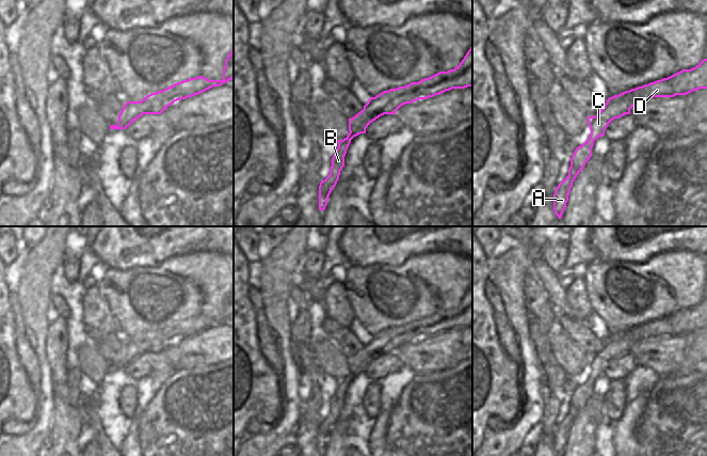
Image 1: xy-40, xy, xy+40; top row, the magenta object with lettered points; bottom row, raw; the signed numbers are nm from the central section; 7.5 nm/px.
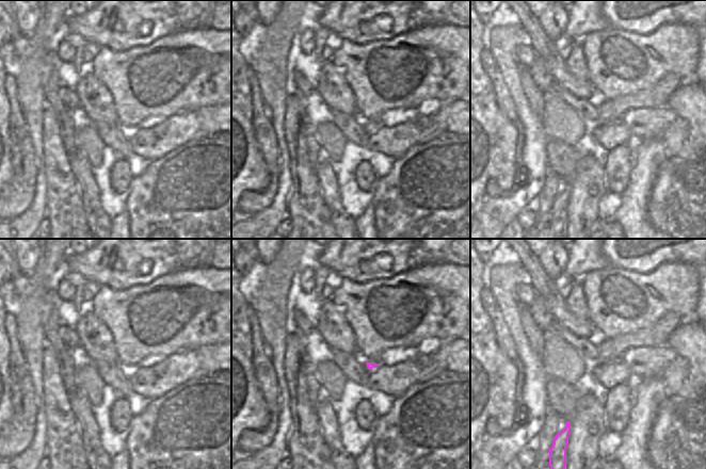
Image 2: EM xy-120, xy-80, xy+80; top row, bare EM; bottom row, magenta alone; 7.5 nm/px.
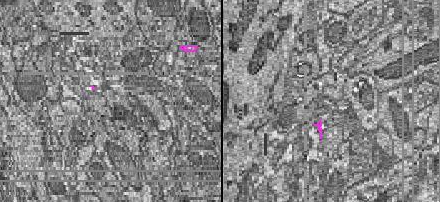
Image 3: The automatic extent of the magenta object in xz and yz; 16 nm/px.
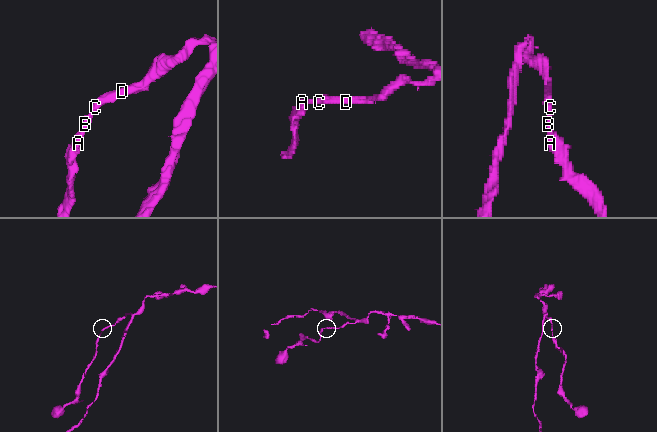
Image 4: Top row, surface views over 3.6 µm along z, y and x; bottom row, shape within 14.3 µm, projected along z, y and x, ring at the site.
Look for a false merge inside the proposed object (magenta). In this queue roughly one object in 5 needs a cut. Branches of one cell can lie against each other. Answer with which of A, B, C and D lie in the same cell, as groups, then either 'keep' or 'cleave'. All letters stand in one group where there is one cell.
A B C D; keep

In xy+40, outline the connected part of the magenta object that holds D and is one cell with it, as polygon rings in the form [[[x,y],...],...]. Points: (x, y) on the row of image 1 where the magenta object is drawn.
[[[704,59],[691,69],[682,69],[668,78],[609,97],[604,108],[595,116],[588,117],[591,135],[583,144],[575,150],[571,158],[568,175],[556,188],[553,211],[558,218],[562,218],[573,182],[592,157],[594,141],[605,136],[607,126],[614,119],[630,114],[630,109],[640,101],[653,97],[687,95],[700,89],[707,89],[707,59]]]

